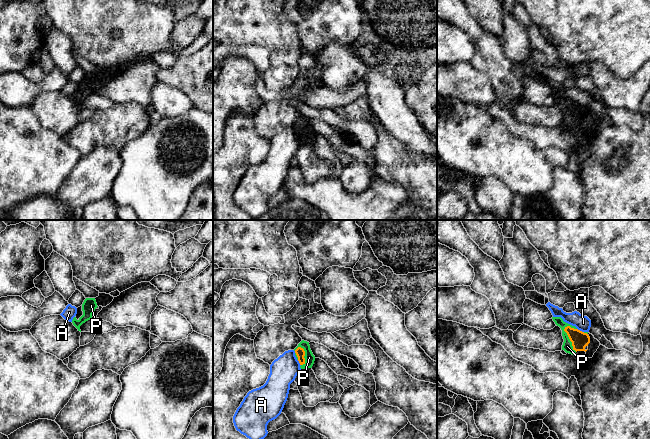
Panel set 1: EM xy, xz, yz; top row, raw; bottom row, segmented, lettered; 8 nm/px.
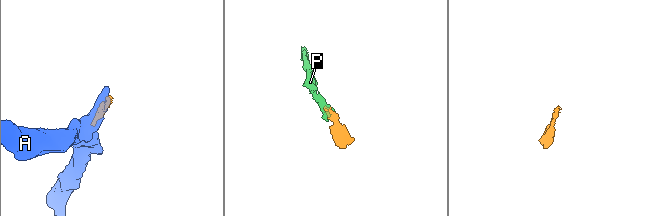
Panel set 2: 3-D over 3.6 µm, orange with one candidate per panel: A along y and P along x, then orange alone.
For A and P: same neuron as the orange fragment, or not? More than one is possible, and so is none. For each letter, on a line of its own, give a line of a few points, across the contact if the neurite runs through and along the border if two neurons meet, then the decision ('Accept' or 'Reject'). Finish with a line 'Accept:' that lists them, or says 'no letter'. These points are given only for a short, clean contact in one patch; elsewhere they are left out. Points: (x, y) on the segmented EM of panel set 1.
A: Line: yz (577, 328), (583, 332). Reject
P: Line: yz (579, 339), (569, 338), (567, 346). Accept
Accept: P

